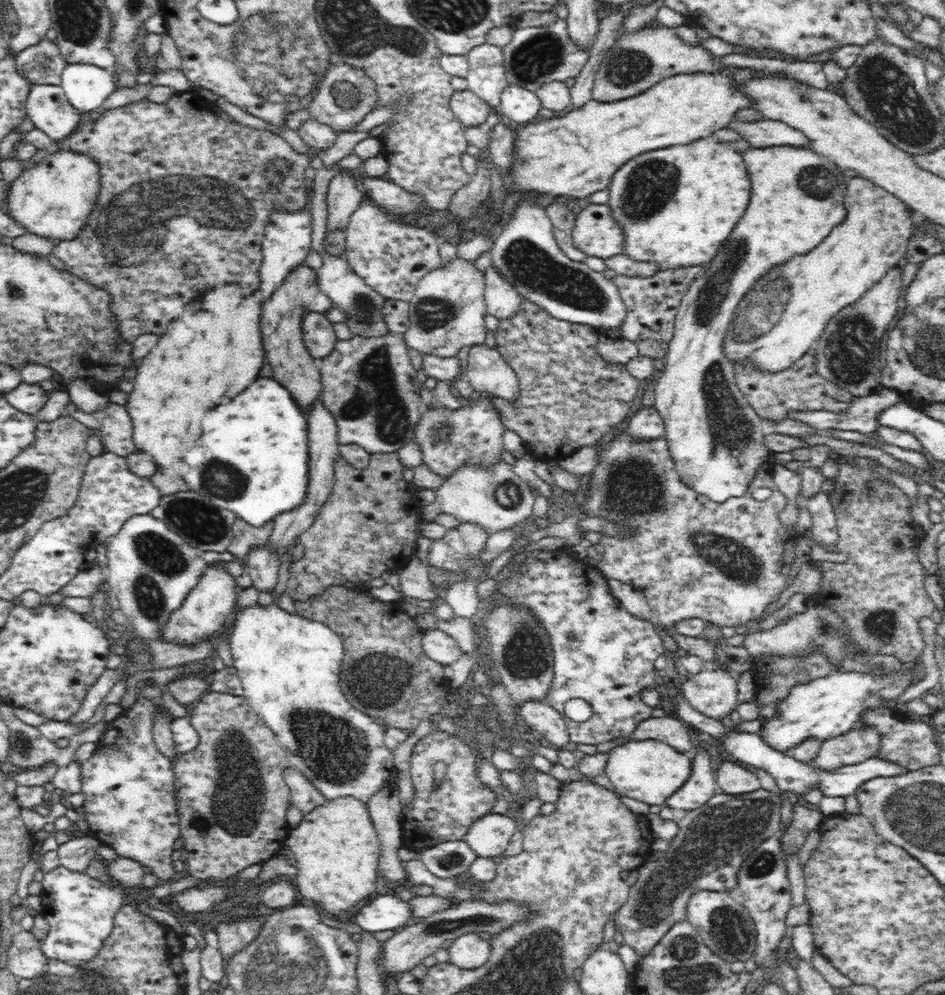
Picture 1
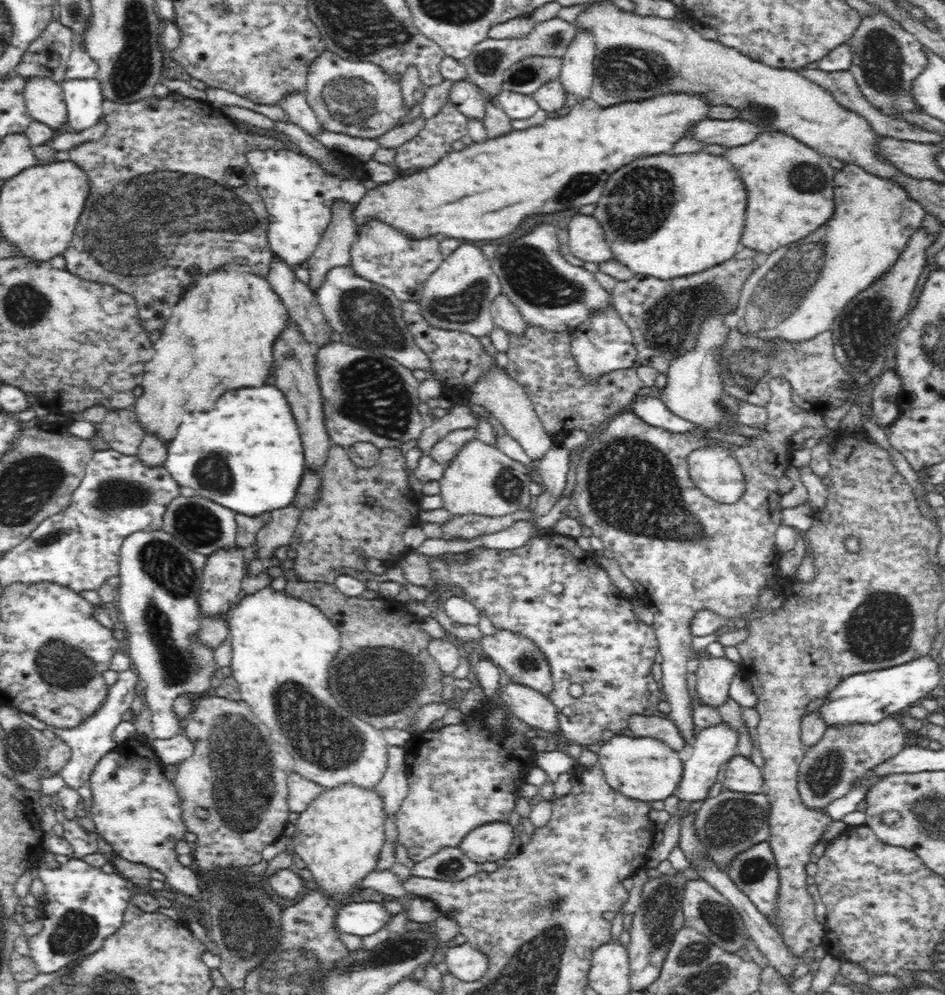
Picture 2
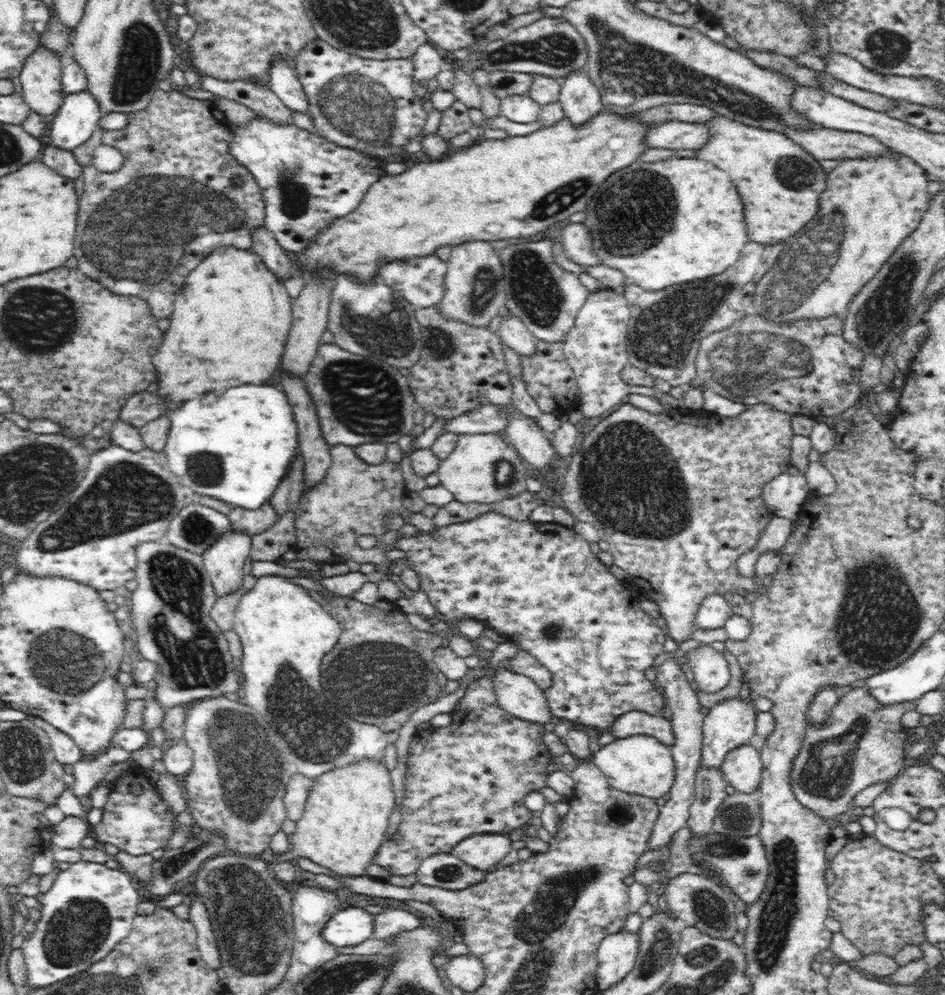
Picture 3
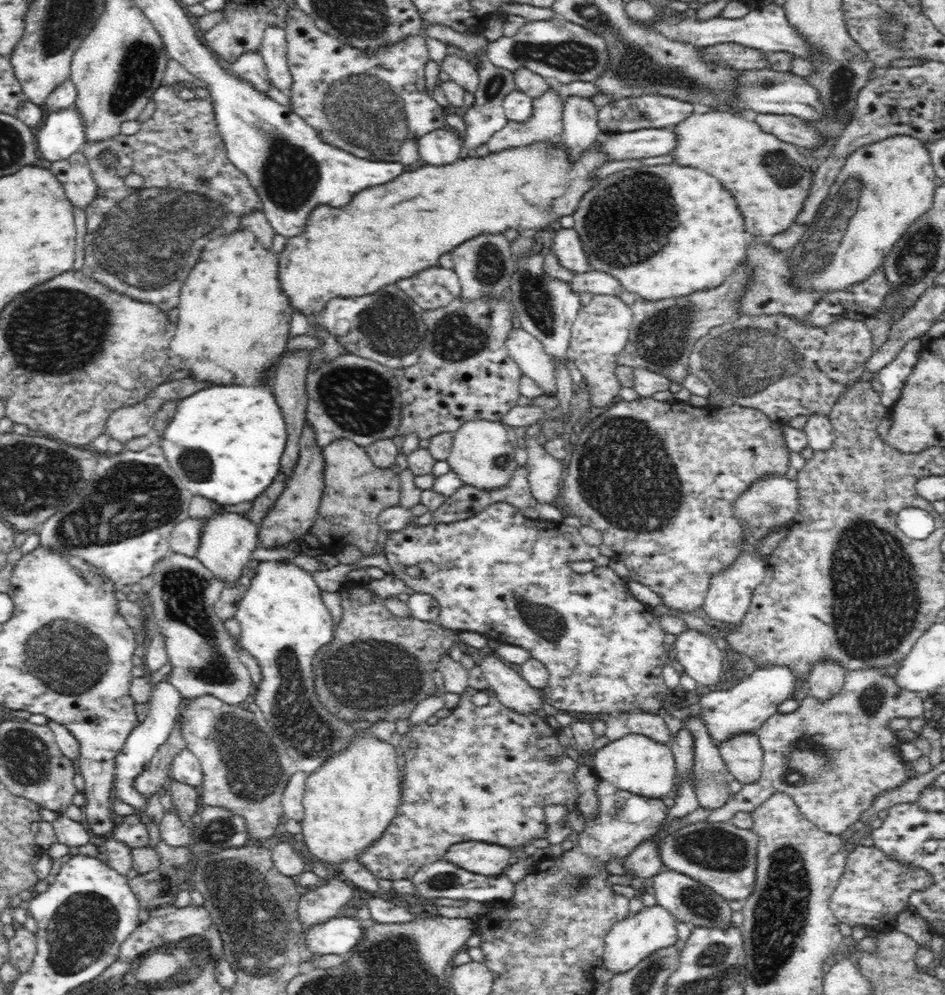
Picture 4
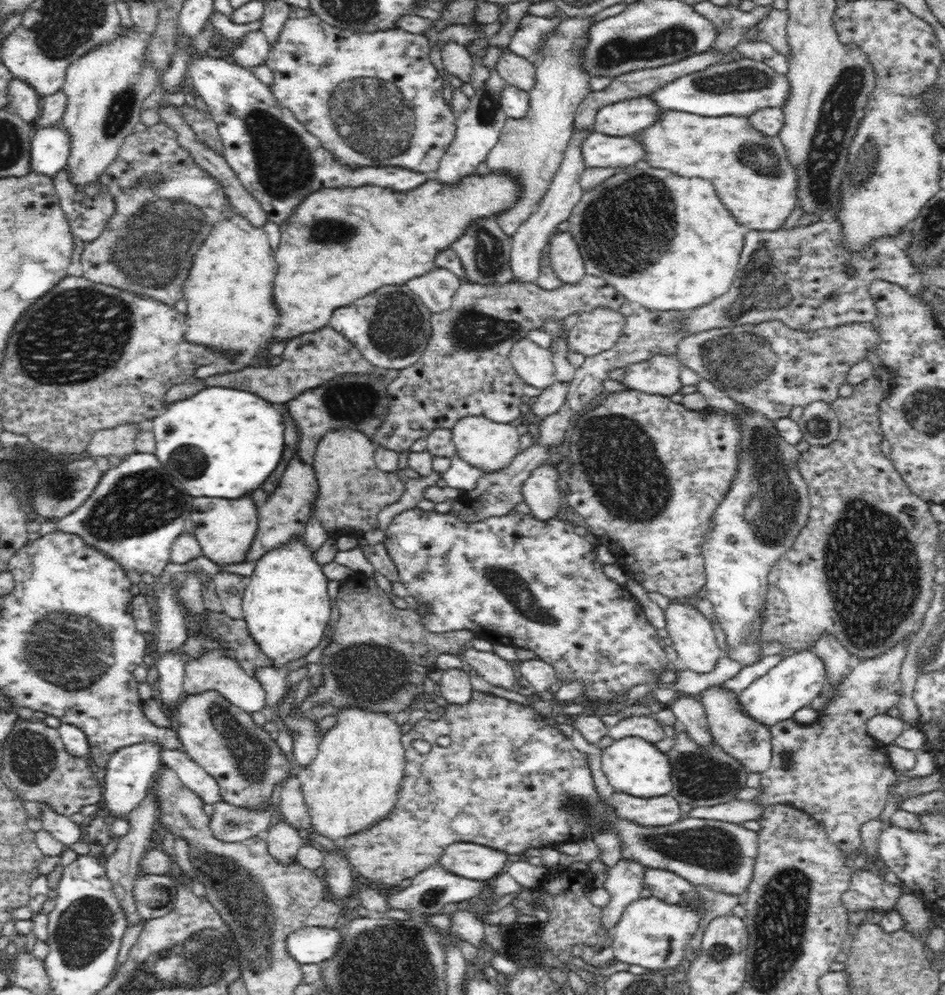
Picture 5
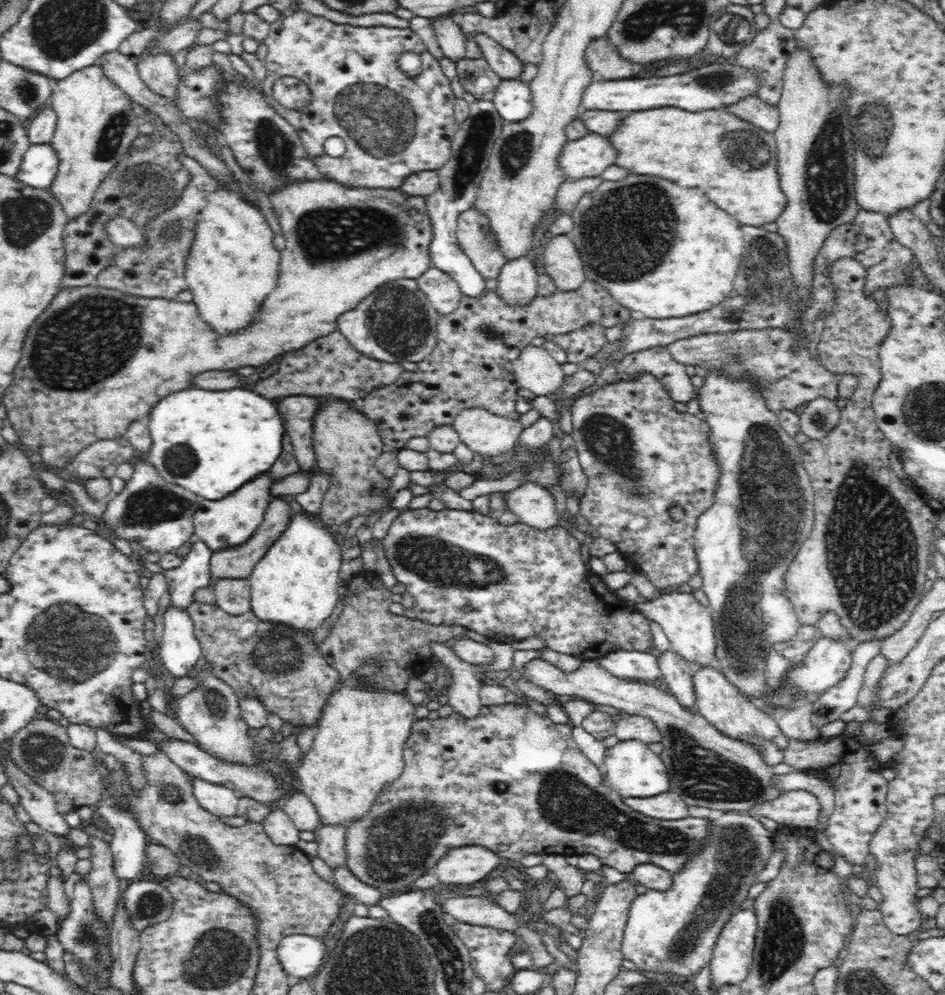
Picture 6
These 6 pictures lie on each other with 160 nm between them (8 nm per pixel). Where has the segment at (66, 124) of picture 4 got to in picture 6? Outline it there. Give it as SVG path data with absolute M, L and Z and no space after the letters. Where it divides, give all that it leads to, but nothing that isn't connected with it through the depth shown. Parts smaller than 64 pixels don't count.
M51 143L31 144L24 153L18 174L14 177L28 186L46 188L52 184L56 172L58 172L58 155L54 154L54 147L51 146Z

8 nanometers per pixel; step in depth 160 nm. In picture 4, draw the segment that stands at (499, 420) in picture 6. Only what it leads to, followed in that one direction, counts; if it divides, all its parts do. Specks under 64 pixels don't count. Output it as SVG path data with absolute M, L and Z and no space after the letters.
M470 420L453 433L452 450L448 455L450 471L458 474L463 485L482 491L502 489L519 468L515 460L512 431L499 421Z

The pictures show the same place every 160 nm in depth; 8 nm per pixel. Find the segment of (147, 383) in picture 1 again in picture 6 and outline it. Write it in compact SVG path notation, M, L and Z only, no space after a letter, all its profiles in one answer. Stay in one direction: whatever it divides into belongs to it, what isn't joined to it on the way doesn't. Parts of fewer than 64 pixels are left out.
M216 188L208 194L207 204L195 217L198 220L196 240L191 242L192 250L189 250L186 260L186 280L193 296L191 302L198 304L202 320L206 320L212 328L218 328L218 332L238 332L254 320L258 308L278 284L278 266L281 262L278 250L272 246L274 232L264 220L264 215L256 210L256 206L242 202L234 189L237 188Z

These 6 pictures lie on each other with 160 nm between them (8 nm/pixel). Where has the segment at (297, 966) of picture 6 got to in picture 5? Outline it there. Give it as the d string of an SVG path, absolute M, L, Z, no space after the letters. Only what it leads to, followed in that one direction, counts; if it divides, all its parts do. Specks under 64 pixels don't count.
M340 926L300 927L287 936L289 956L301 965L324 963L343 944L343 931Z

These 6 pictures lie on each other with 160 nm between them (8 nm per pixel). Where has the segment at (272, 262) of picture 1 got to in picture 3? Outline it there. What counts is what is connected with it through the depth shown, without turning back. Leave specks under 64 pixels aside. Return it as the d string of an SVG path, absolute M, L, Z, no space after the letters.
M257 116L244 127L231 129L230 154L258 183L265 202L264 225L290 252L302 252L335 217L354 212L366 190L383 177L385 162L380 158L338 146L294 124L278 125Z

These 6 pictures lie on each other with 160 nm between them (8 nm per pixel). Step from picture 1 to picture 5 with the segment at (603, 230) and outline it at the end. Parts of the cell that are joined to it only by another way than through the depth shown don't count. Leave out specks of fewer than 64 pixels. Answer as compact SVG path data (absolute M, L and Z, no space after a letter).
M558 231L549 240L550 266L556 276L566 284L576 284L587 273L583 257L570 231Z

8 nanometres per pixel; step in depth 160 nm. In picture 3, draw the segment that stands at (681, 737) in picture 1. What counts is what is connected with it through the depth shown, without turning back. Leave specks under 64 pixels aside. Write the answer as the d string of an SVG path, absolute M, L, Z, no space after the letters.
M626 712L614 720L614 724L610 726L610 733L617 738L627 738L627 736L638 734L653 736L661 744L670 748L675 742L671 721L662 717L662 714L654 716L647 712Z

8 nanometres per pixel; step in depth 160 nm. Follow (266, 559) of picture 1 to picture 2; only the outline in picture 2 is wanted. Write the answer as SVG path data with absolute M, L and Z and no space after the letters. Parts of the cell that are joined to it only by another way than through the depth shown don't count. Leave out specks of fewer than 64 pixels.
M290 504L286 509L277 509L270 513L267 523L256 536L257 558L275 558L274 550L289 545L299 516L303 511Z

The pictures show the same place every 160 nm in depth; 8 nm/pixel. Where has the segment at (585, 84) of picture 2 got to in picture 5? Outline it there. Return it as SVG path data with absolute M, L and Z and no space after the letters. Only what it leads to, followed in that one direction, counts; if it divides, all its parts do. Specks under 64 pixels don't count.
M576 127L574 128L569 146L565 150L565 158L562 159L561 166L557 170L557 174L554 175L548 192L541 198L535 213L530 215L512 236L510 269L514 273L514 278L522 281L522 283L536 283L541 269L540 254L542 254L544 246L548 244L550 237L558 232L556 228L558 224L567 220L571 215L572 209L584 193L579 180L586 165L584 165L584 157L582 157L580 146L587 136L590 136L590 133L586 130L576 130Z

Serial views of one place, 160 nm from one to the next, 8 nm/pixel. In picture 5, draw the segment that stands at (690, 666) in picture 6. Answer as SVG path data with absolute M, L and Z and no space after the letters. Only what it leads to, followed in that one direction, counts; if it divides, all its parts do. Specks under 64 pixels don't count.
M679 694L669 708L674 712L677 722L686 728L687 735L700 746L708 746L713 740L707 726L706 711L698 697Z

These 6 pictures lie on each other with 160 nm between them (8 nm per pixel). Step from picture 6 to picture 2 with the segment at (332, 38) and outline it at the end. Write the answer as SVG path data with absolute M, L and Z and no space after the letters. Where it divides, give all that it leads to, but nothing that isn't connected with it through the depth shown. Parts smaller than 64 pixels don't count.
M325 50L306 70L305 97L310 108L315 112L324 131L344 133L350 136L376 140L392 129L408 124L416 111L405 105L401 95L401 76L385 72L381 66L369 61L350 61Z

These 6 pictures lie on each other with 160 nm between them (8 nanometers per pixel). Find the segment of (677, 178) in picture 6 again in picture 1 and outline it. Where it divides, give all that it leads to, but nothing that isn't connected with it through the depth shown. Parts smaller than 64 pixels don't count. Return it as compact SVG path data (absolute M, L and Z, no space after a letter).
M774 145L768 148L749 148L744 151L744 162L752 180L752 198L746 208L734 236L722 246L716 258L706 263L705 271L689 284L682 297L673 337L664 358L666 365L654 386L655 409L661 414L665 433L663 438L669 444L669 453L674 460L678 477L686 487L710 498L714 503L744 496L756 472L766 463L781 458L764 444L767 428L761 416L747 403L738 388L734 376L734 363L725 355L726 331L734 318L740 300L752 288L752 284L776 266L788 263L798 254L808 254L814 250L833 227L842 224L846 216L843 206L843 170L834 161L814 152L811 147L798 148L794 145Z

